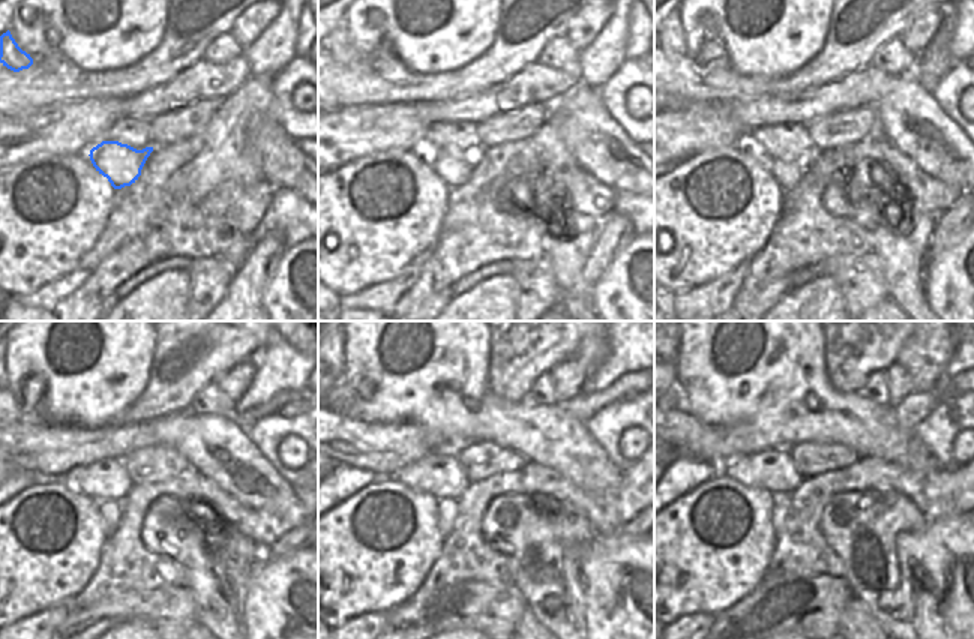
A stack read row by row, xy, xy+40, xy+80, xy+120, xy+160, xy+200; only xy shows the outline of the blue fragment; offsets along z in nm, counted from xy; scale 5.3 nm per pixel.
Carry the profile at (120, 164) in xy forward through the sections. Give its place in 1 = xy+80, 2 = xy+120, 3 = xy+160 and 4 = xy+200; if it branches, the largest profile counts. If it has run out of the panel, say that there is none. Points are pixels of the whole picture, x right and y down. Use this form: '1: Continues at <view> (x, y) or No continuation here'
1: Continues at xy+80 (788, 173)
2: Continues at xy+120 (107, 507)
3: Continues at xy+160 (446, 506)
4: Continues at xy+200 (781, 501)

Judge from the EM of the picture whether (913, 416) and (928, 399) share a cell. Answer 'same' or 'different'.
same

